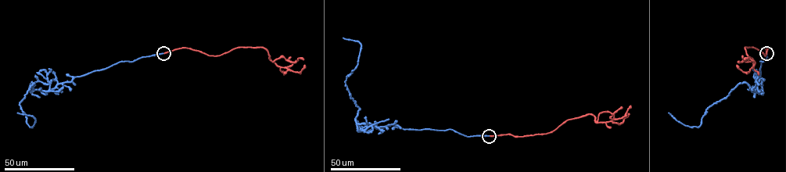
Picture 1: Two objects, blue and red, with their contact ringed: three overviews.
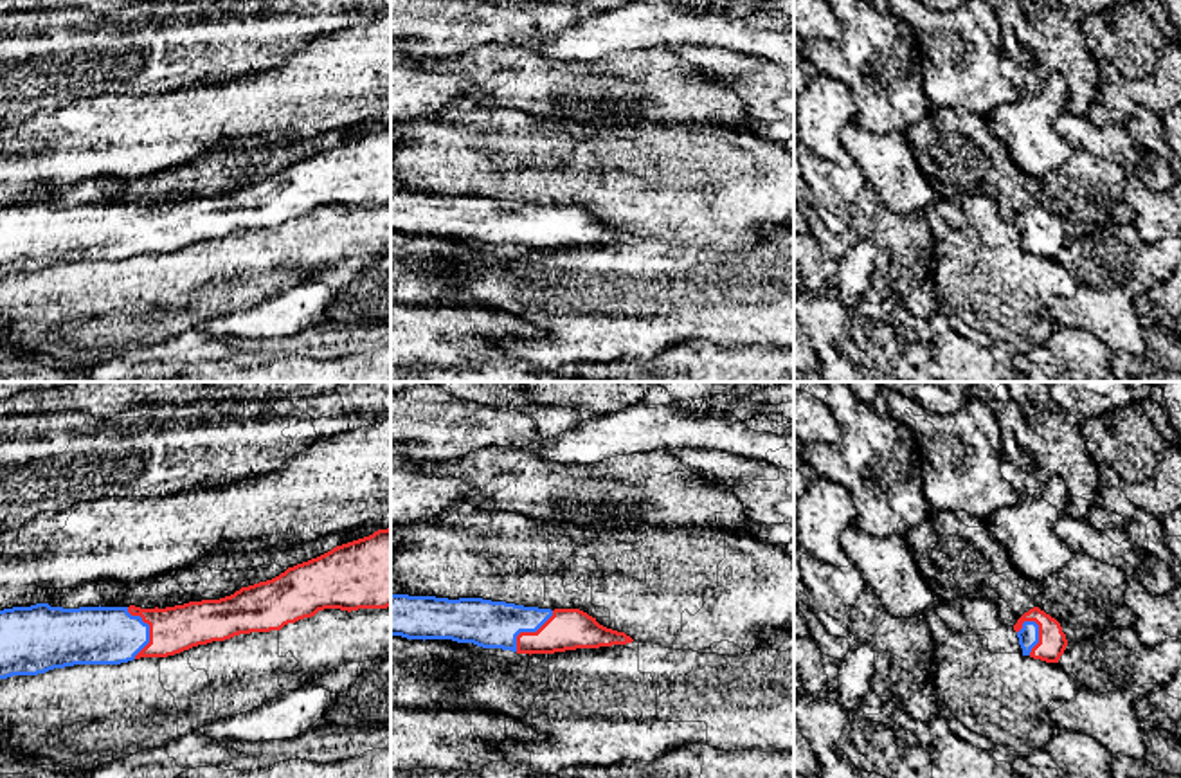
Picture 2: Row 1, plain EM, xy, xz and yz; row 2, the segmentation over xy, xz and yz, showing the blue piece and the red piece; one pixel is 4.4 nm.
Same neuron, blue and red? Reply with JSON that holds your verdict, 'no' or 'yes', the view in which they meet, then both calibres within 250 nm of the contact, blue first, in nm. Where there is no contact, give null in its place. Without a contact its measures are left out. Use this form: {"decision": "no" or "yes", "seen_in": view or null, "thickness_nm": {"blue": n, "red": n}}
{"decision": "yes", "seen_in": "xy", "thickness_nm": {"blue": 260, "red": 200}}

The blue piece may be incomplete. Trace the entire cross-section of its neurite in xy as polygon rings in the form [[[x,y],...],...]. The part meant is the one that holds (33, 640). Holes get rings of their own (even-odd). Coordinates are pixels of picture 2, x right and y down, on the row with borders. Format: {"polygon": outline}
{"polygon": [[[391,528],[342,544],[279,576],[241,587],[220,600],[166,609],[79,607],[49,603],[0,611],[0,679],[38,675],[74,665],[121,665],[140,657],[167,657],[239,634],[281,630],[324,609],[358,611],[391,607]]]}

